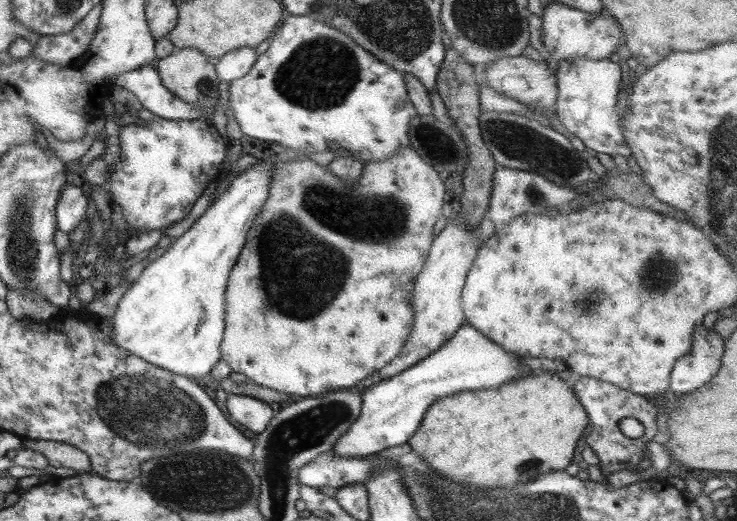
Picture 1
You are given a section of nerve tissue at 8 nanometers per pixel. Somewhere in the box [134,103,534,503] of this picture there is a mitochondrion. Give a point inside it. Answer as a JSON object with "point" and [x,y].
{"point":[299,281]}

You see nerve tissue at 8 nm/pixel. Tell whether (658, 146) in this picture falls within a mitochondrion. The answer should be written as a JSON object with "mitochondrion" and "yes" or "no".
{"mitochondrion":"no"}

